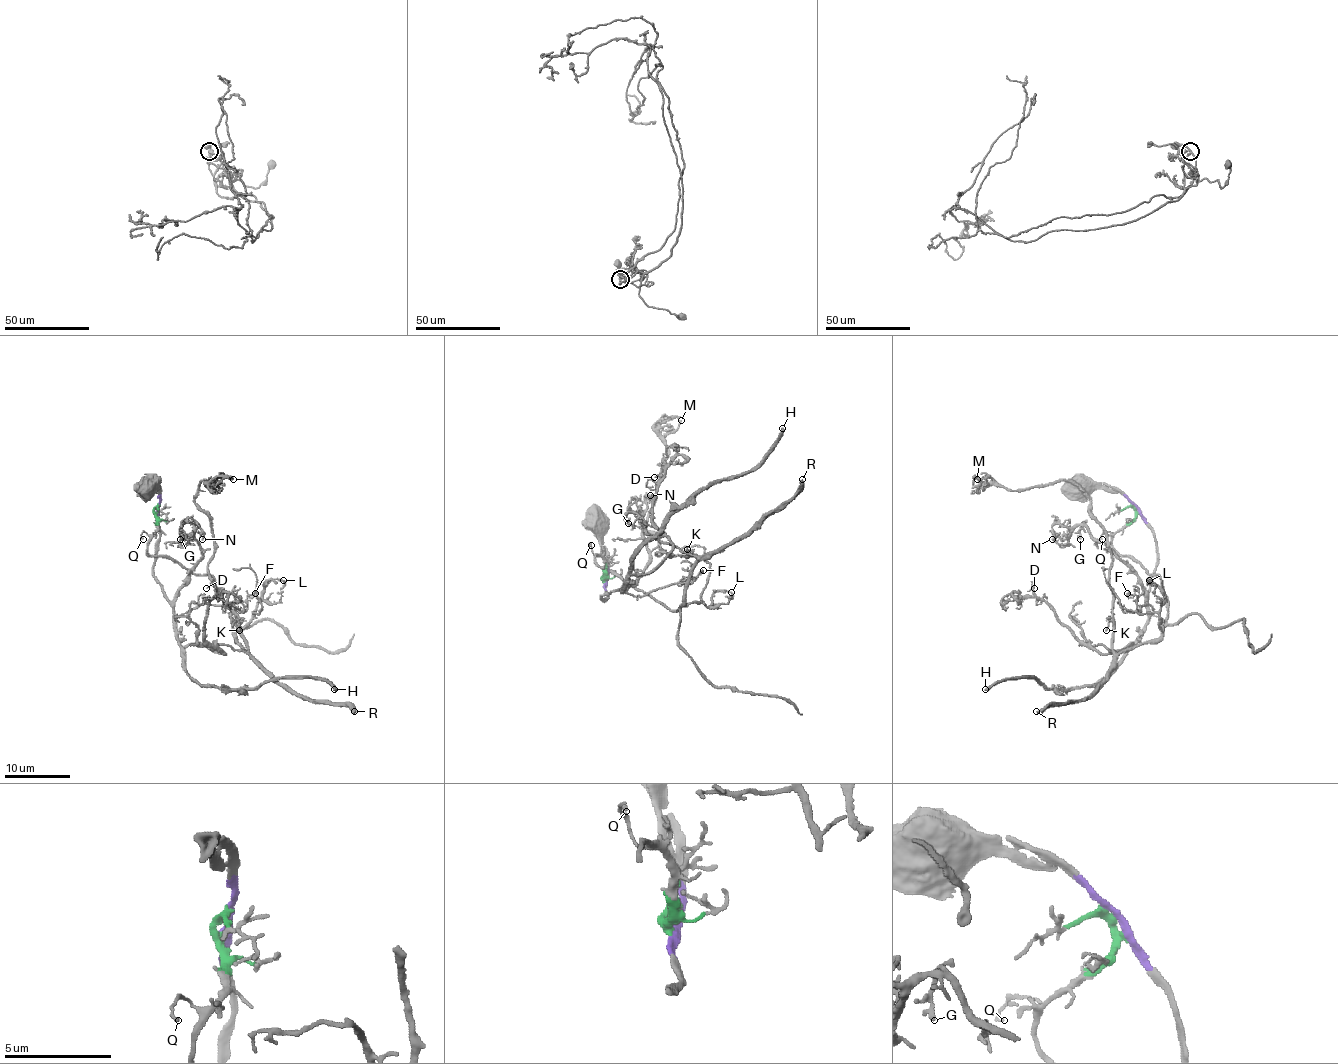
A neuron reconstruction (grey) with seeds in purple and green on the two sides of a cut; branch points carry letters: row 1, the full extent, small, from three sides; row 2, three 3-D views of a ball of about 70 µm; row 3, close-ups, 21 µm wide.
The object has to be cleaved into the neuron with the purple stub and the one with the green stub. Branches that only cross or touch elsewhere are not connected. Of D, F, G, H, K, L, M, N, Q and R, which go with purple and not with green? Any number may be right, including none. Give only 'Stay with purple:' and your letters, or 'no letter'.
Stay with purple: D, F, G, H, N

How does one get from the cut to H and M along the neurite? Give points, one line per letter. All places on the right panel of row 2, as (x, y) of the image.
H: (1137, 508), (1156, 544), (1143, 636), (1099, 685), (1048, 688), (1037, 678), (1028, 678), (1001, 680), (984, 690)
M: (1137, 509), (1115, 549), (1161, 578), (1168, 618), (1117, 654), (1089, 498), (1066, 480), (978, 478)

